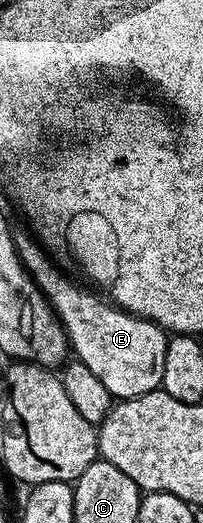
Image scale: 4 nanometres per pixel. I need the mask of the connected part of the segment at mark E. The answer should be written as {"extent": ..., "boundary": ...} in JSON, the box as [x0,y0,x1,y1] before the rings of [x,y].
{"extent":[16,237,169,399],"boundary":[[[27,237],[16,238],[16,251],[36,285],[56,311],[64,328],[64,335],[68,337],[71,353],[79,362],[86,364],[86,368],[90,368],[90,372],[94,372],[94,376],[98,376],[102,384],[106,384],[113,399],[133,398],[161,389],[162,368],[166,364],[169,340],[165,330],[149,318],[139,318],[136,314],[121,310],[87,285],[79,286],[78,283],[63,278],[60,275],[61,267],[49,257],[43,245],[35,237]]]}

